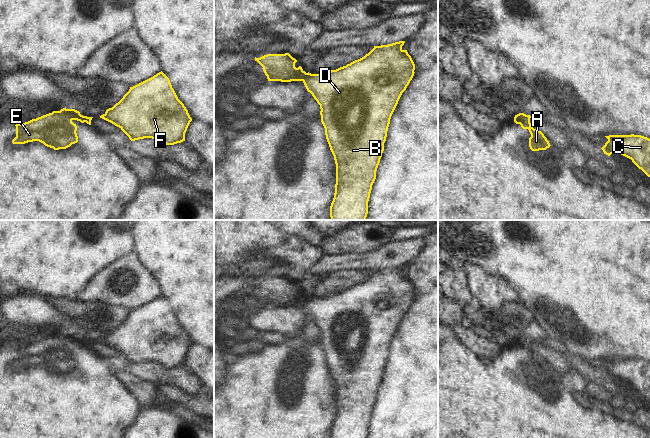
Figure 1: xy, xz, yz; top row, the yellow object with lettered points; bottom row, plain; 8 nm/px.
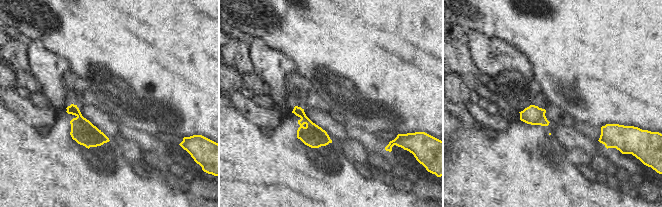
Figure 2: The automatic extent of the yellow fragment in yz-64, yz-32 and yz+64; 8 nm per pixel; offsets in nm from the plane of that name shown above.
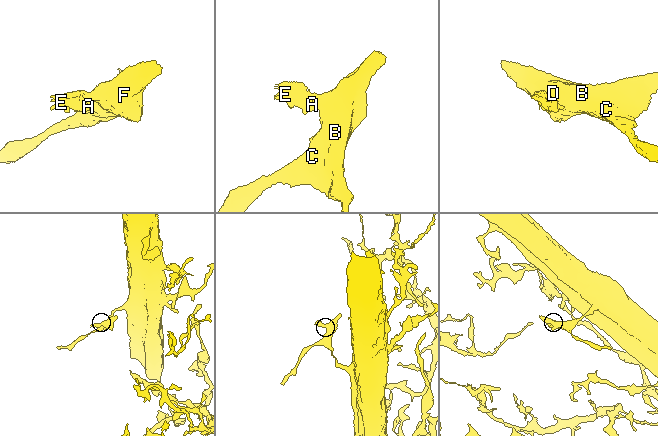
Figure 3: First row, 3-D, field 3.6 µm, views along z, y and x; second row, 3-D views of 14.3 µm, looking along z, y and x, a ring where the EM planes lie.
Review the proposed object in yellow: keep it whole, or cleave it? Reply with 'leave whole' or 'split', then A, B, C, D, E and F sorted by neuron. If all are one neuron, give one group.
split | A E / B C D F

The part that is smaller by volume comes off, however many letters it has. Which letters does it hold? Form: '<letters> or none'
A, E

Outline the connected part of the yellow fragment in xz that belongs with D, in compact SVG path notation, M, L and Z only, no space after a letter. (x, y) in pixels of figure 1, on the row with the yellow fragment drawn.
M405 41L374 46L364 57L324 74L306 73L303 83L308 92L320 105L321 122L336 164L336 184L334 198L330 206L331 220L366 220L368 201L376 171L384 151L384 143L391 116L402 93L414 76L415 64L402 46Z

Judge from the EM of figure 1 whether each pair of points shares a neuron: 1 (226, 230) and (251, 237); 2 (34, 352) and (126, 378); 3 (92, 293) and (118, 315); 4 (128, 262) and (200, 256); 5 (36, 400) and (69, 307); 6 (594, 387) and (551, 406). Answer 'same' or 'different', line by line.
1: same
2: different
3: different
4: different
5: different
6: same

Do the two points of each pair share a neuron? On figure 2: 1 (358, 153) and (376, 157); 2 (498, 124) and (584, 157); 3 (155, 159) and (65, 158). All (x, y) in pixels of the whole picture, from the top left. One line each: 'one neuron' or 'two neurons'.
1: one neuron
2: two neurons
3: one neuron

